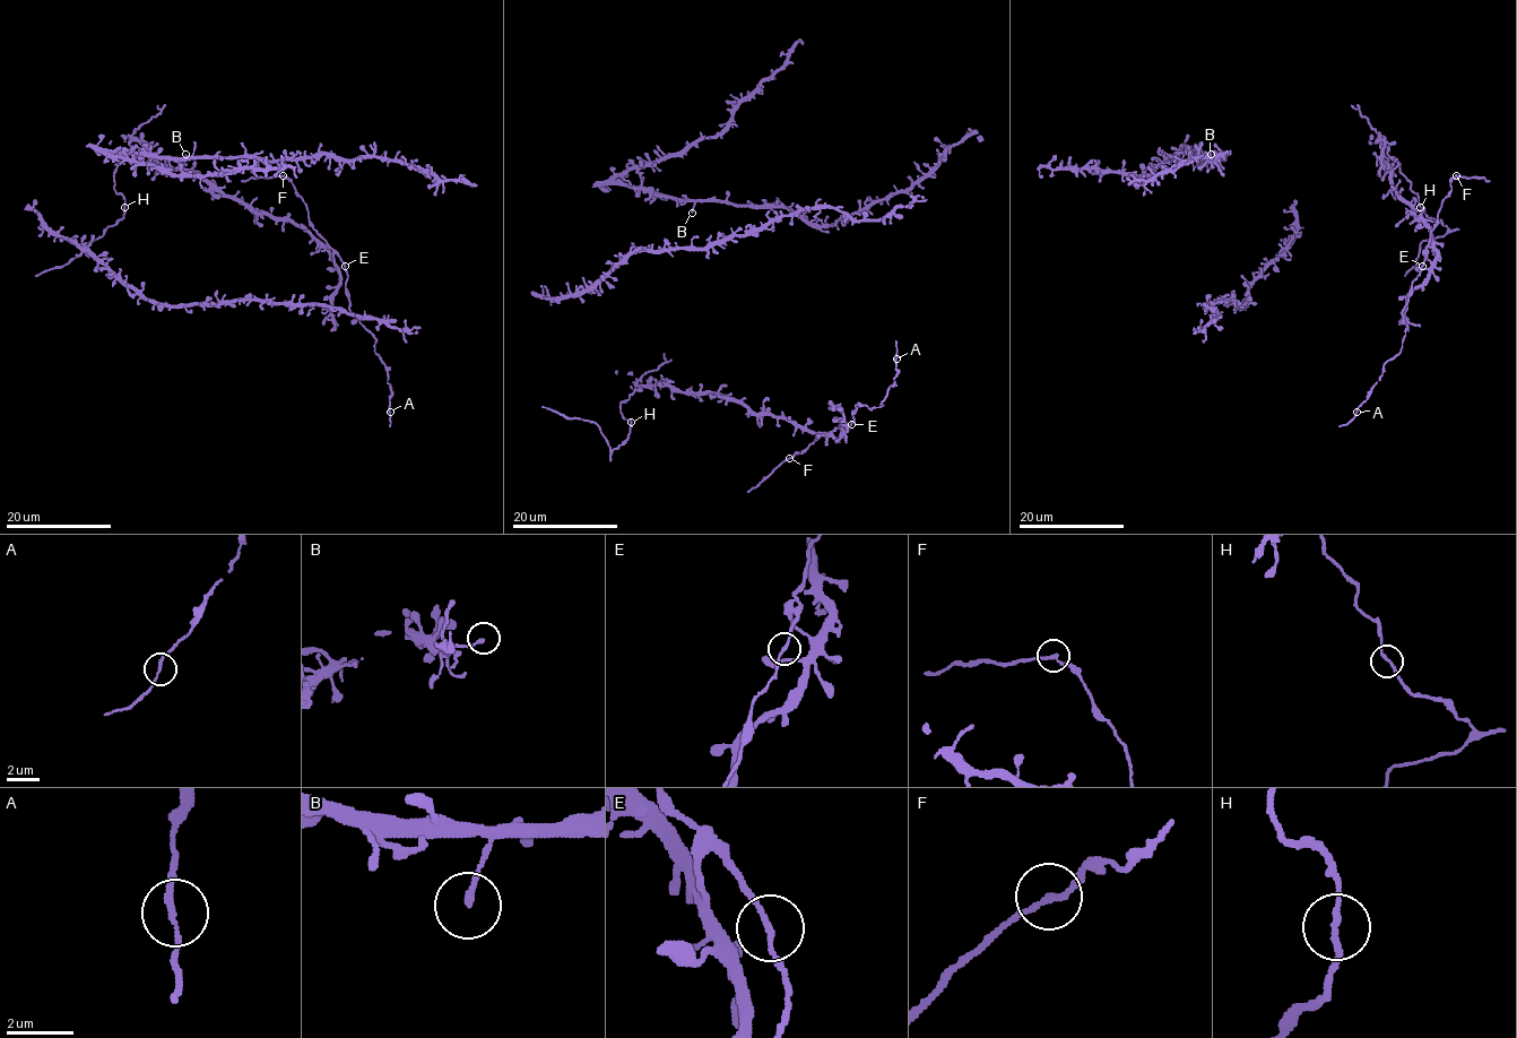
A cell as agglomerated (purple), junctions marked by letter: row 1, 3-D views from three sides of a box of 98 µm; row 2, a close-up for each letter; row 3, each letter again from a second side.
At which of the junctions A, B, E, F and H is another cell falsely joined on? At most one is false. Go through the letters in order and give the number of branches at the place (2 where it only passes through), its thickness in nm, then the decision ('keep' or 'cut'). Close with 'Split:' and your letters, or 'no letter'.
A: branches 2; calibre 160 nm; keep
B: branches 1; calibre 190 nm; keep
E: branches 2; calibre 140 nm; keep
F: branches 2; calibre 190 nm; keep
H: branches 2; calibre 170 nm; keep
Split: no letter

